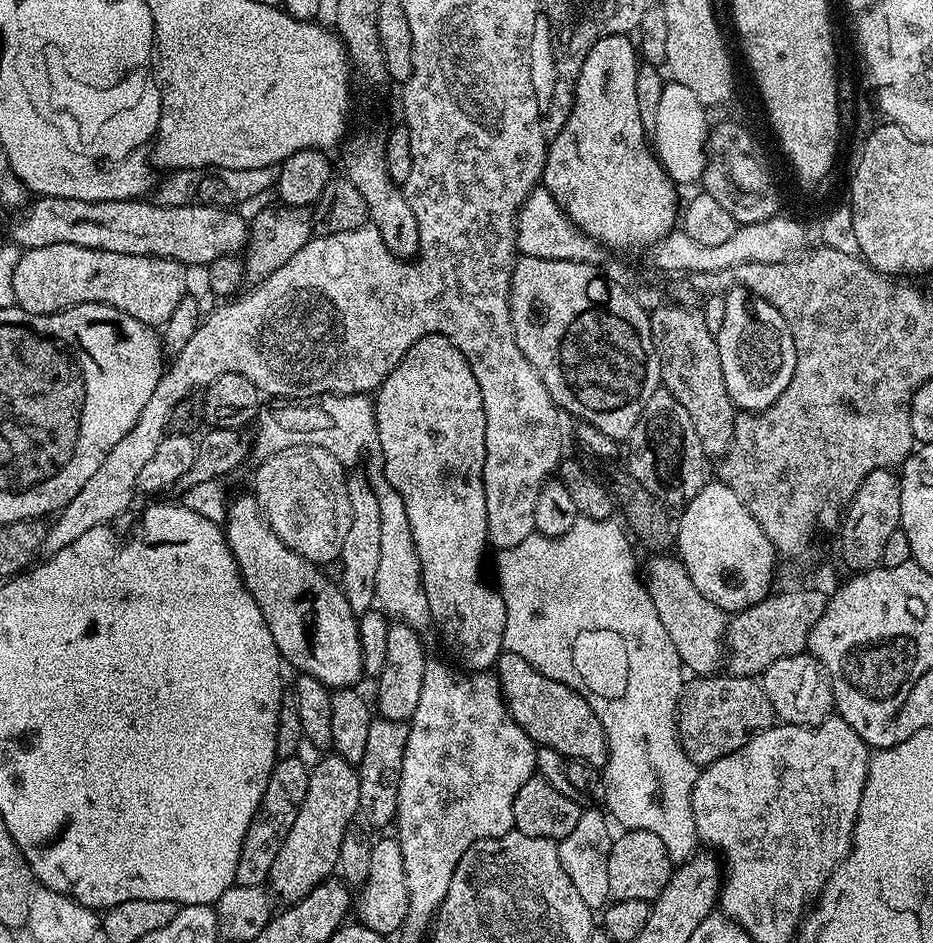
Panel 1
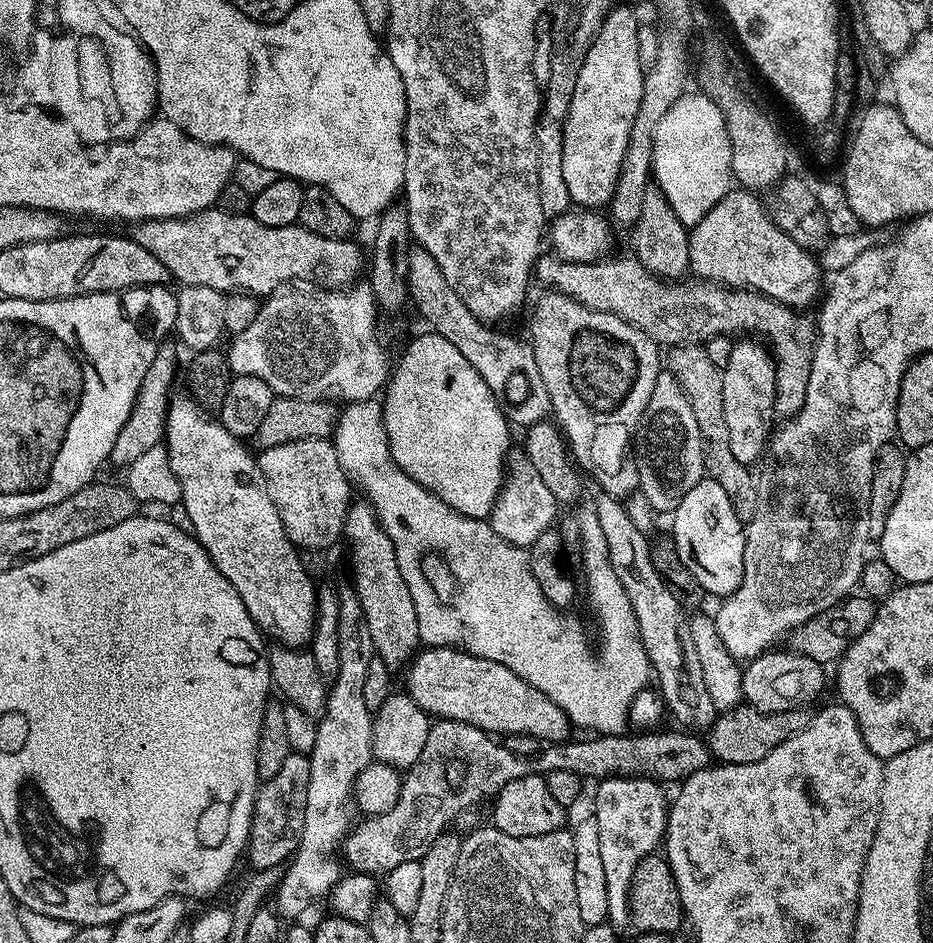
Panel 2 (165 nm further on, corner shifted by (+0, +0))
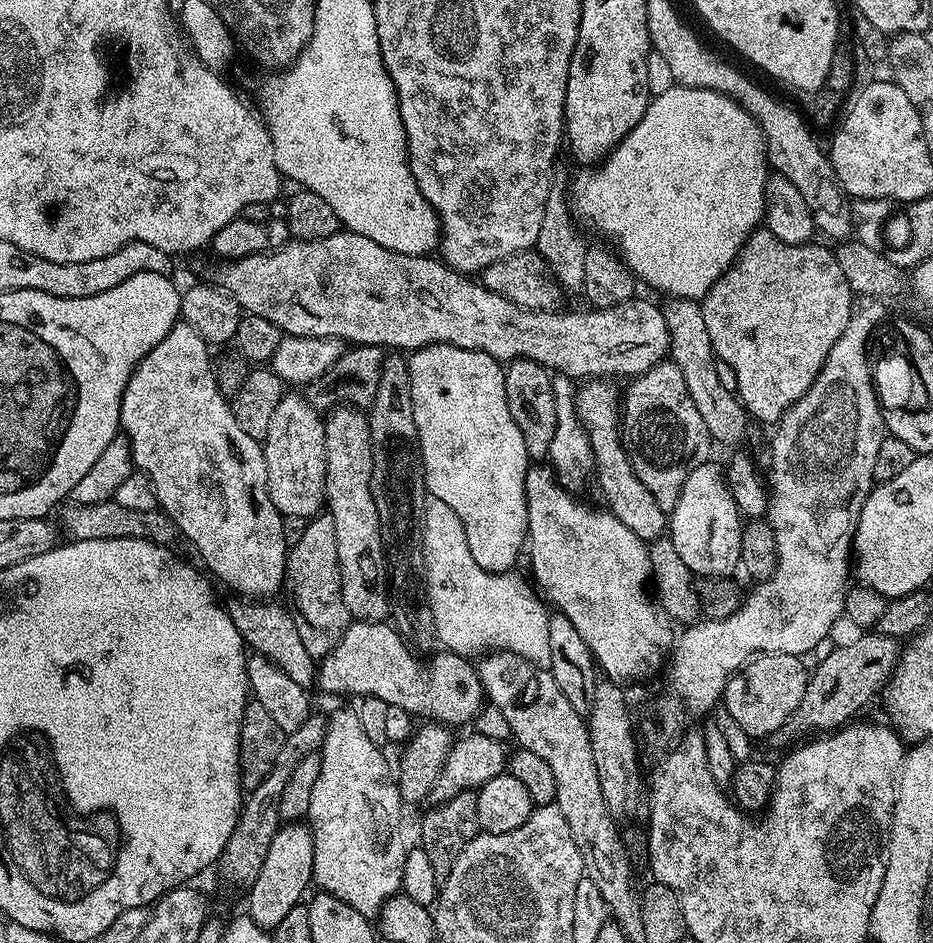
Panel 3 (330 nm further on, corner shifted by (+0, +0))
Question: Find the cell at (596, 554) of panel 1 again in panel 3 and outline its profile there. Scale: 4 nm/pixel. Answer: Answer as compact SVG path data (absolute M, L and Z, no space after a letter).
M425 499L422 554L424 591L428 593L432 611L432 630L447 651L468 658L473 655L471 652L499 650L518 654L531 664L550 664L550 612L545 601L527 579L515 576L515 571L482 570L474 562L474 554L470 554L466 530L462 530L458 514L446 502Z

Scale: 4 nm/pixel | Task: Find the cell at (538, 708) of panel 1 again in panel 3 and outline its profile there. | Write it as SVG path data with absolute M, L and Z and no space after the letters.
M378 620L355 621L348 625L338 646L319 661L318 688L324 692L349 692L355 698L382 698L382 702L386 702L390 708L404 708L413 717L427 718L445 726L457 726L456 724L464 724L467 720L468 723L475 721L486 700L477 665L471 664L471 659L447 650L440 650L429 664L423 664L411 651L415 652L391 623Z

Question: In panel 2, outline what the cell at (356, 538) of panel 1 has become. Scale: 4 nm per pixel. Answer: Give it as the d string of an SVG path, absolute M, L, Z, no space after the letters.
M341 587L338 595L338 678L330 682L326 710L323 716L319 717L314 748L308 756L310 790L306 790L306 822L300 845L296 847L296 853L291 860L287 861L281 882L274 893L275 911L288 922L303 917L300 915L320 899L321 903L331 893L333 886L341 880L342 864L337 852L354 827L352 808L354 812L356 778L361 770L374 760L374 713L362 699L366 670L370 667L370 662L377 659L374 638L370 638L370 626L366 626L366 614L362 614L362 602L356 596L355 588Z

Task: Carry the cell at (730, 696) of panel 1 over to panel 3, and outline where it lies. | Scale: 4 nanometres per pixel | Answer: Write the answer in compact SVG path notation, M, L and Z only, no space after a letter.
M860 634L857 640L826 653L824 661L816 669L811 669L802 702L798 702L794 714L787 722L772 733L770 743L776 748L787 749L795 745L795 740L807 732L828 734L845 727L851 721L848 720L851 716L858 715L875 696L877 699L883 693L885 684L892 677L902 656L901 645L899 648L896 644L899 643L891 636Z

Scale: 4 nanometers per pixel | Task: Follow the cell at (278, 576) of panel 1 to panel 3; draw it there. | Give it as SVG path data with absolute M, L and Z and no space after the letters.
M183 322L176 323L170 330L170 334L166 334L166 338L162 338L162 342L158 342L158 346L154 346L154 350L150 350L150 354L146 354L146 358L142 358L140 365L132 372L132 377L122 394L122 402L120 403L120 426L123 435L128 437L133 465L143 472L154 486L157 505L176 523L179 535L185 536L196 547L197 554L204 559L205 565L203 564L203 567L217 581L220 579L226 587L233 588L236 591L233 593L239 594L241 597L272 598L275 597L272 595L276 591L281 591L284 588L284 571L288 565L289 546L284 537L284 517L280 515L268 493L268 471L261 441L250 438L250 434L246 434L246 430L242 430L242 426L238 426L238 418L234 418L229 397L224 396L222 390L218 390L214 356L208 351L210 351L208 341L200 337L198 330L194 330L194 326Z

